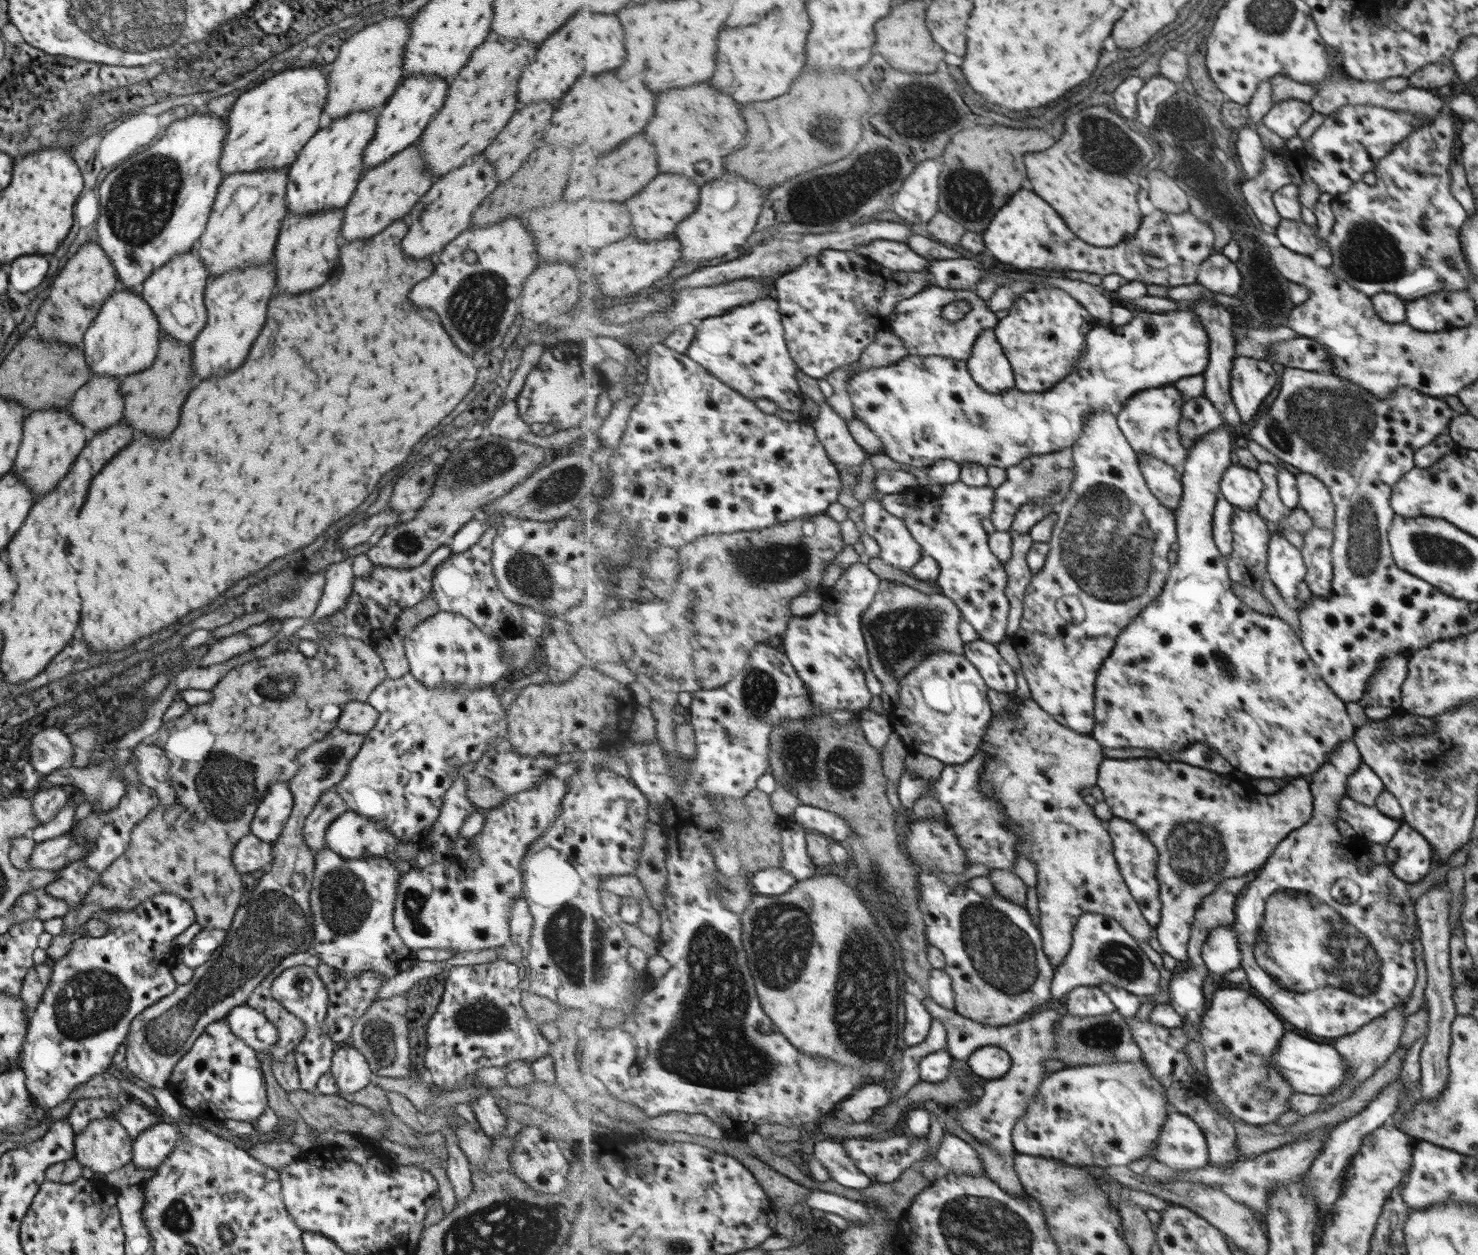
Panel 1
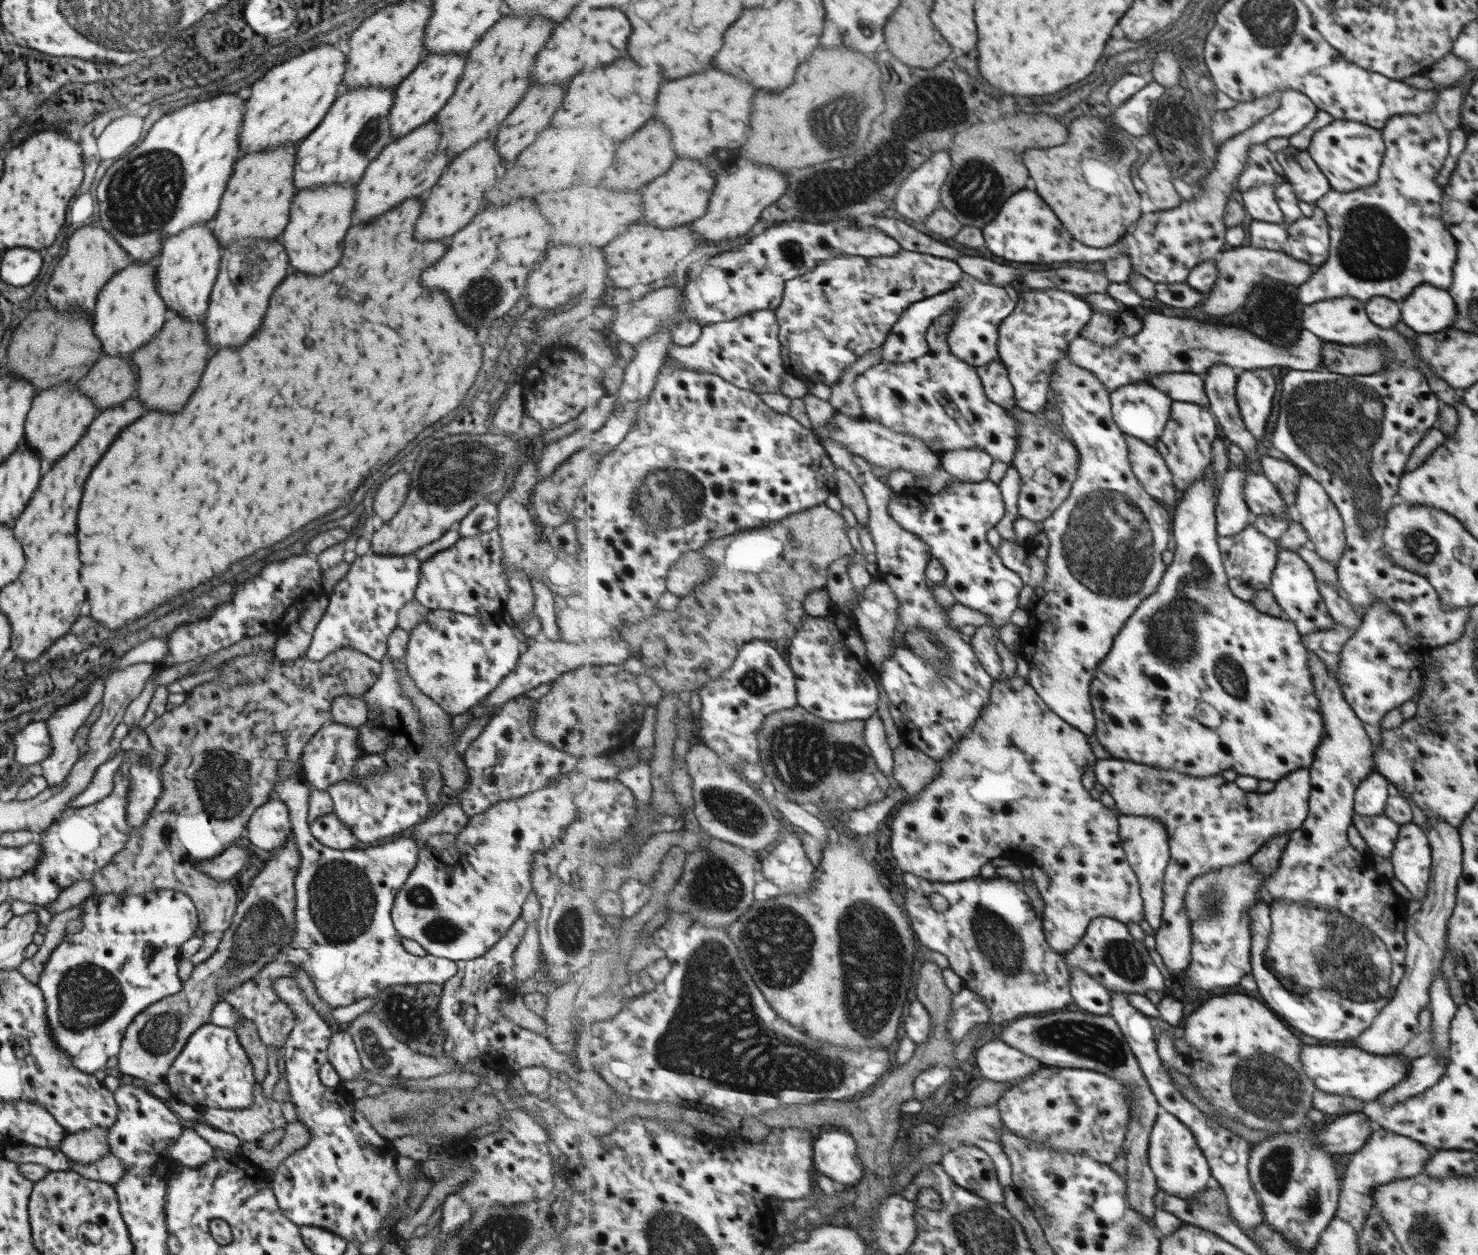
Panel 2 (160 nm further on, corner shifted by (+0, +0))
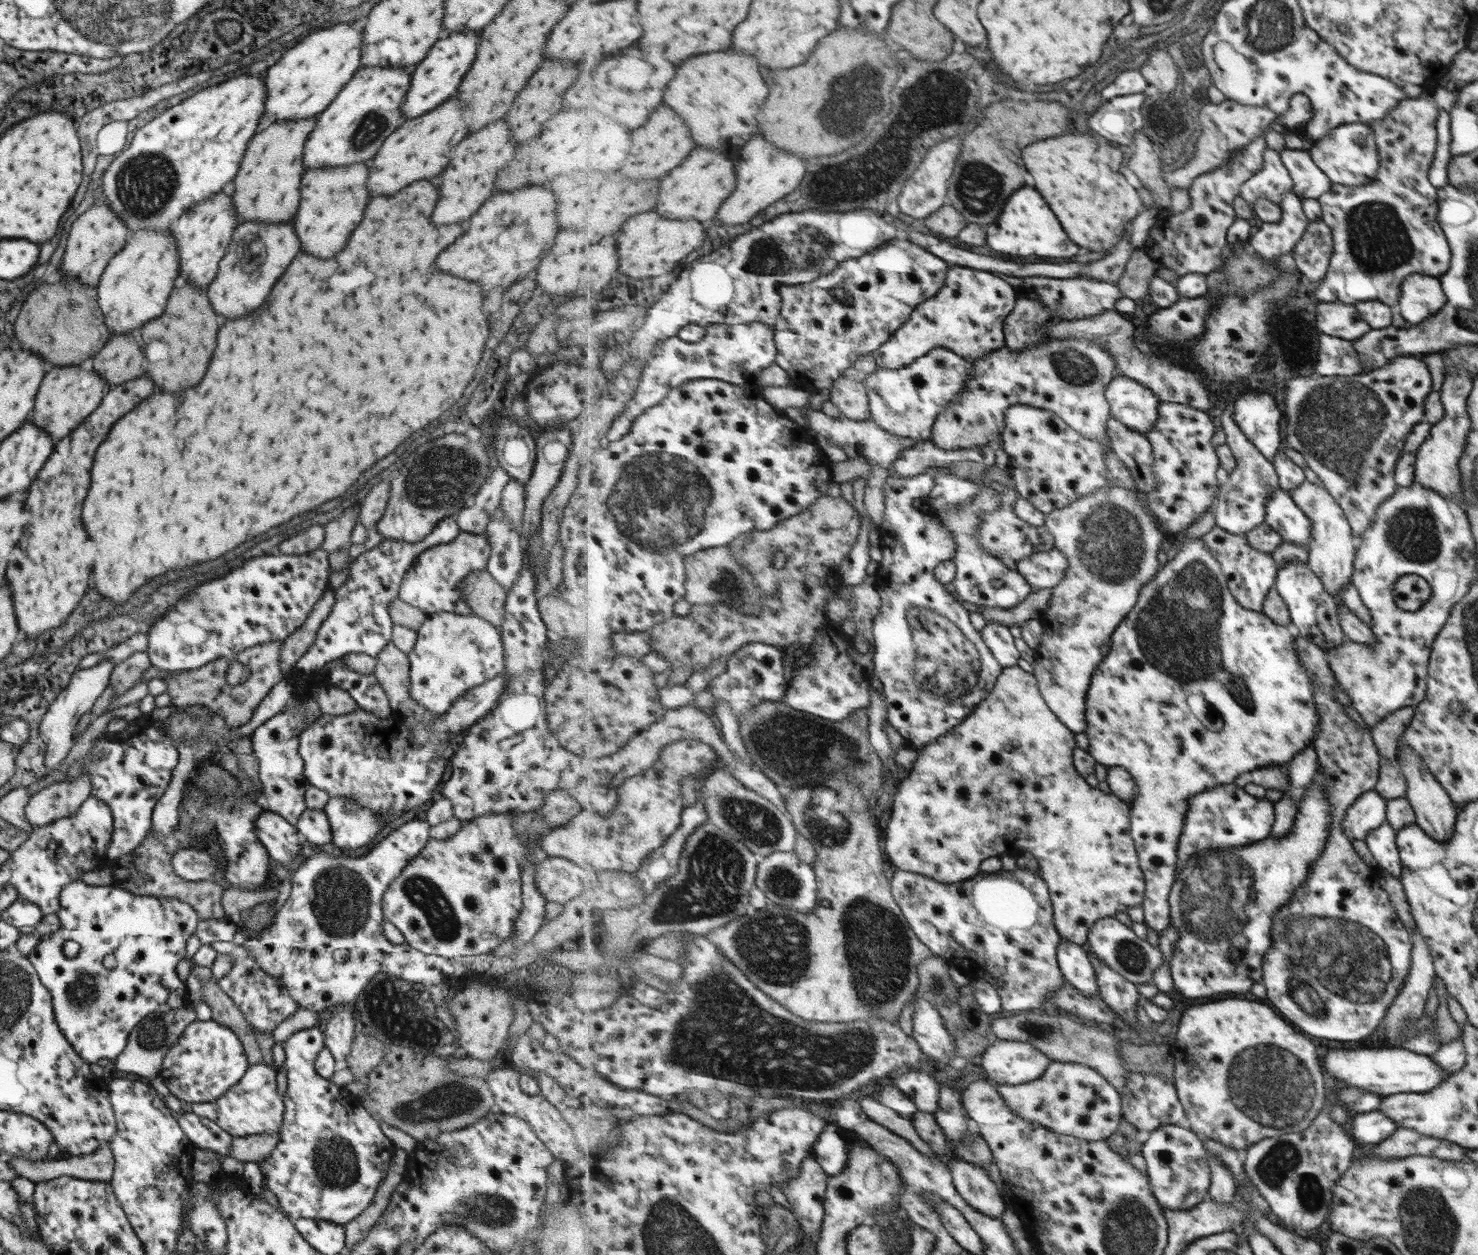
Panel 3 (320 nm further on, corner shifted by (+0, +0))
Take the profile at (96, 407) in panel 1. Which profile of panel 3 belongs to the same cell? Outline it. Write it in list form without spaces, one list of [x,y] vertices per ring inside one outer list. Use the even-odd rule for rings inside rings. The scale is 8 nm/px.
[[[136,332],[111,336],[102,349],[88,359],[88,365],[99,378],[103,378],[106,390],[121,386],[144,373],[141,346],[143,342]]]

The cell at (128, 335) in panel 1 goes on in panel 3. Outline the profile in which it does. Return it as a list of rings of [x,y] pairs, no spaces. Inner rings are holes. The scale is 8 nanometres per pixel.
[[[137,229],[103,269],[96,284],[96,301],[111,336],[127,336],[163,314],[169,293],[178,280],[178,254],[167,229]]]

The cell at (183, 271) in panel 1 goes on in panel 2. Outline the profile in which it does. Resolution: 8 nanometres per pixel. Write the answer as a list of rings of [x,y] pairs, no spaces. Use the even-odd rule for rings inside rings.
[[[207,223],[188,226],[177,234],[165,237],[158,254],[155,267],[155,288],[166,304],[166,309],[189,318],[204,320],[209,293],[213,286],[218,264],[220,263],[220,244]]]

